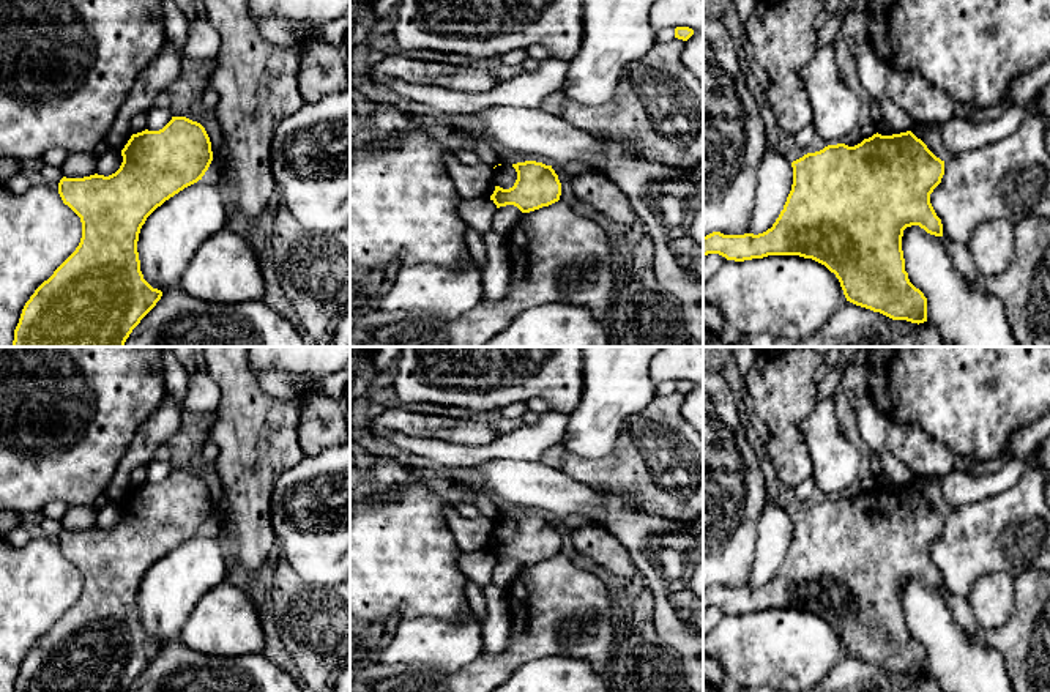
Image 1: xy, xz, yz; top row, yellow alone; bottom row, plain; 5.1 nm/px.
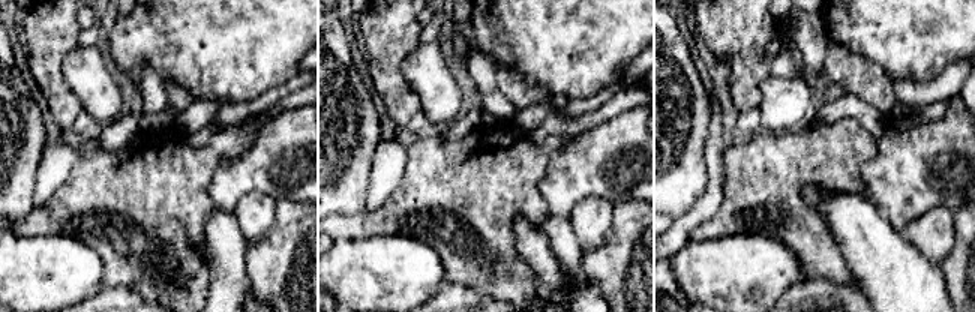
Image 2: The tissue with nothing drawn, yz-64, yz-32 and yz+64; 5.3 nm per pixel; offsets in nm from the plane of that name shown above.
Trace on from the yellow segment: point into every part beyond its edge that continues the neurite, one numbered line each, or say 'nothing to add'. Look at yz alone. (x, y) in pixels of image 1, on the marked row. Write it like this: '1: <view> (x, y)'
nothing to add

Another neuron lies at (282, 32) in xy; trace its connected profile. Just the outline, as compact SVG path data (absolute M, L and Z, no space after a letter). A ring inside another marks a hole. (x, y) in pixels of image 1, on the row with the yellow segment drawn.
M276 16L252 17L252 20L266 41L287 49L296 47L306 33L301 25Z

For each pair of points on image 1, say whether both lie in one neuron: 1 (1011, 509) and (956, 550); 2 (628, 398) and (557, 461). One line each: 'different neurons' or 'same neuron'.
1: same neuron
2: different neurons

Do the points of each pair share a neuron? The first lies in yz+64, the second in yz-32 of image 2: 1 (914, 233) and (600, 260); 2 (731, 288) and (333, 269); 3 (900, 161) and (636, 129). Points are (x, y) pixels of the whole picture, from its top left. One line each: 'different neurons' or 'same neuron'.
1: different neurons
2: same neuron
3: same neuron

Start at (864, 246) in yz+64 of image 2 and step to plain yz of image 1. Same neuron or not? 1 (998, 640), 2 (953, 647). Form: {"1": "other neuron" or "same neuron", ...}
{"1": "other neuron", "2": "same neuron"}

